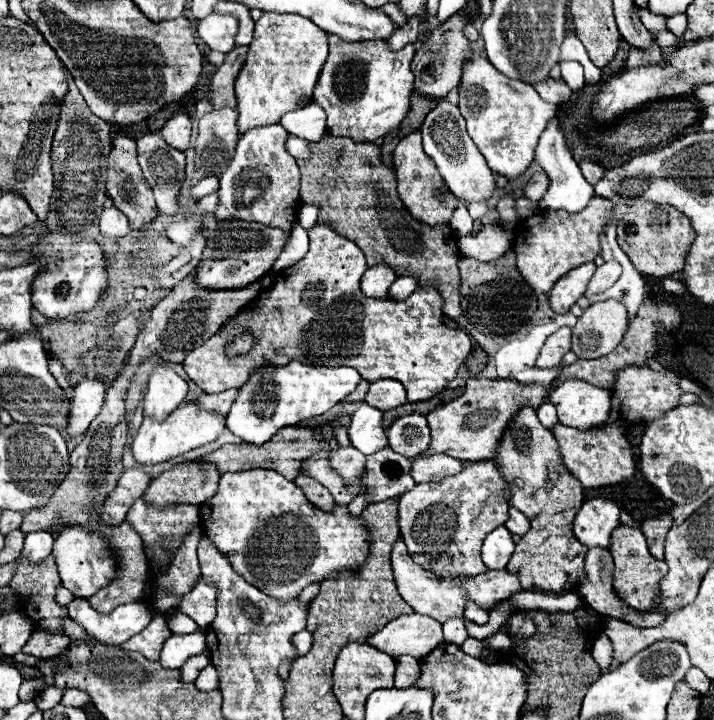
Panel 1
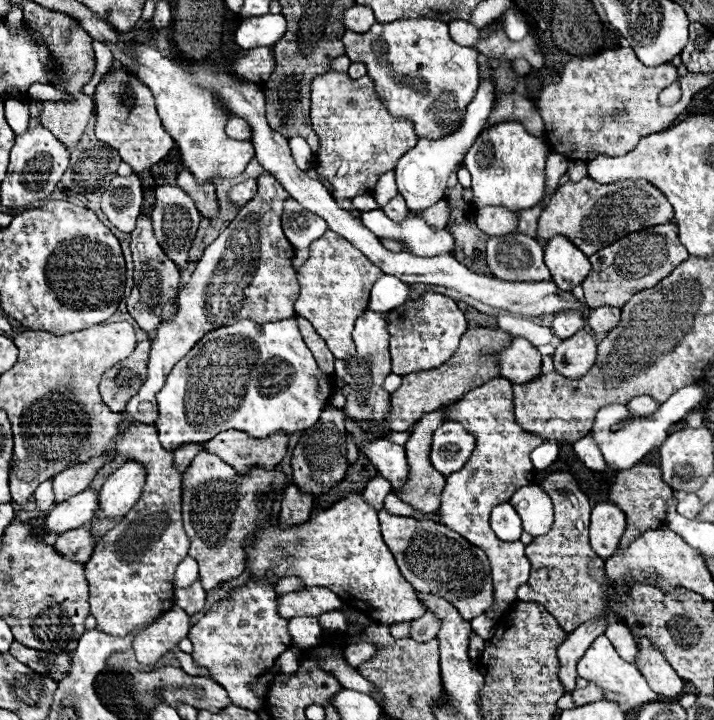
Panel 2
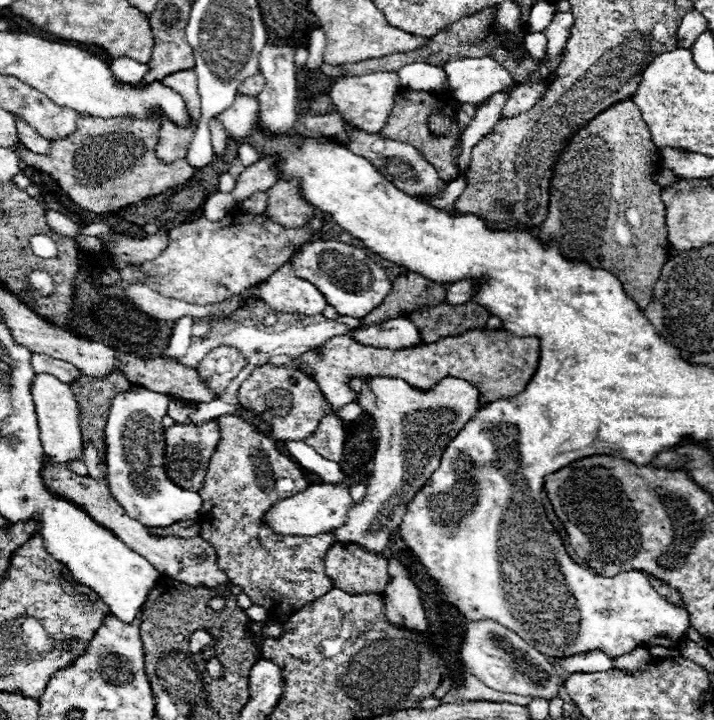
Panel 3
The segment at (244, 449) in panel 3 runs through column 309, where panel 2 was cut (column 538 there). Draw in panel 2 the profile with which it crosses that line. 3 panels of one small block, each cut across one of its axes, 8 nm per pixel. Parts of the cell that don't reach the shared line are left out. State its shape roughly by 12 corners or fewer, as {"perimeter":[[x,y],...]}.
{"perimeter":[[568,472],[538,484],[554,504],[526,546],[518,600],[566,630],[608,608],[604,560],[588,542],[590,502]]}

